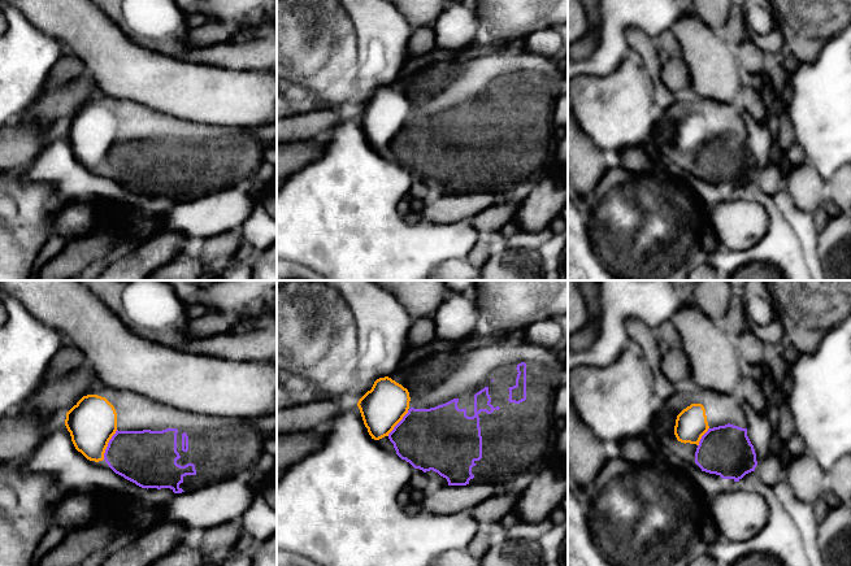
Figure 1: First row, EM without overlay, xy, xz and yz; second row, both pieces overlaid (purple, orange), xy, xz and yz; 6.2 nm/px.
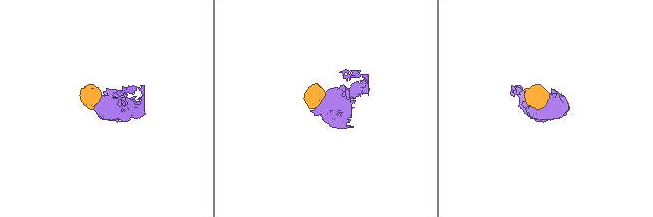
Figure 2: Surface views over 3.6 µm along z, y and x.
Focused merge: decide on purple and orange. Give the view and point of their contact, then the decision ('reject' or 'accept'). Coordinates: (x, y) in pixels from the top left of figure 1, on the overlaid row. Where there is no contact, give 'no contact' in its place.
contact xy (108, 444); accept

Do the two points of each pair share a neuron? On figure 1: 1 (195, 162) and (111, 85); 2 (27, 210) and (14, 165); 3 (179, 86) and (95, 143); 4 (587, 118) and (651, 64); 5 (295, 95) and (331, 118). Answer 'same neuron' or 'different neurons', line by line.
1: different neurons
2: different neurons
3: different neurons
4: different neurons
5: different neurons

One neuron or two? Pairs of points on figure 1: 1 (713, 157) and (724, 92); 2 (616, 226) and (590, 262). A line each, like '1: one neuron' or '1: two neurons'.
1: two neurons
2: two neurons

